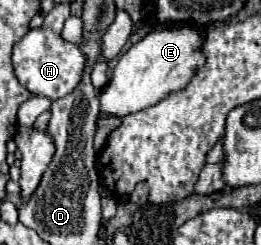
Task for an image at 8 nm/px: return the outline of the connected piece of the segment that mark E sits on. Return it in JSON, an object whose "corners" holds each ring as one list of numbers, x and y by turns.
{"corners":[[173,26,149,32,137,44,133,44,127,54,121,56,117,68,113,70,111,82,101,90,99,118,123,118,131,112,139,112,147,106,157,104,169,92,185,88,193,72,203,64,203,56,199,52,201,42,203,32,193,26]]}

